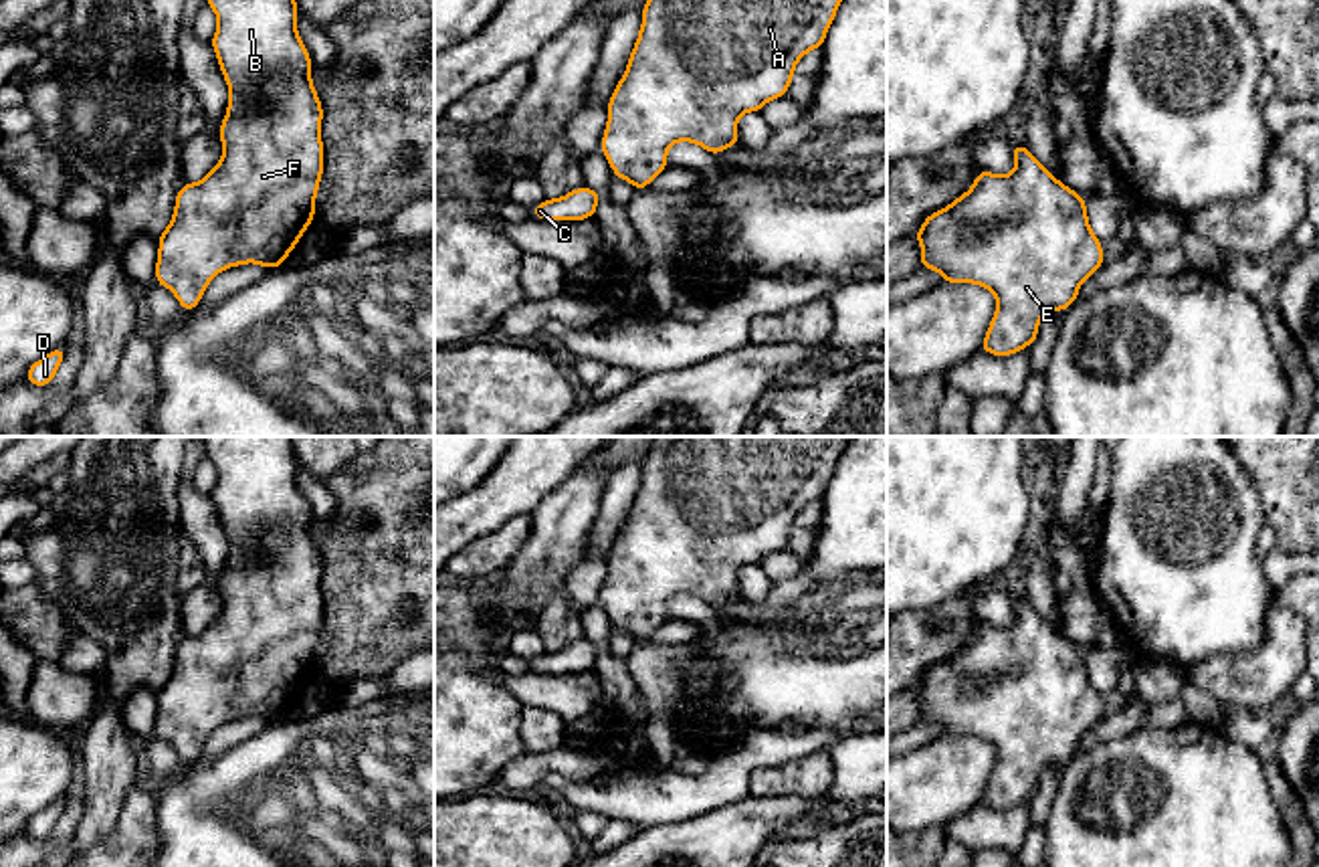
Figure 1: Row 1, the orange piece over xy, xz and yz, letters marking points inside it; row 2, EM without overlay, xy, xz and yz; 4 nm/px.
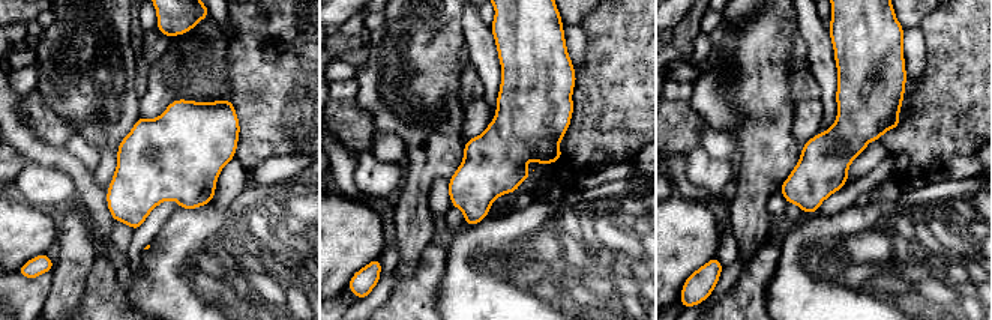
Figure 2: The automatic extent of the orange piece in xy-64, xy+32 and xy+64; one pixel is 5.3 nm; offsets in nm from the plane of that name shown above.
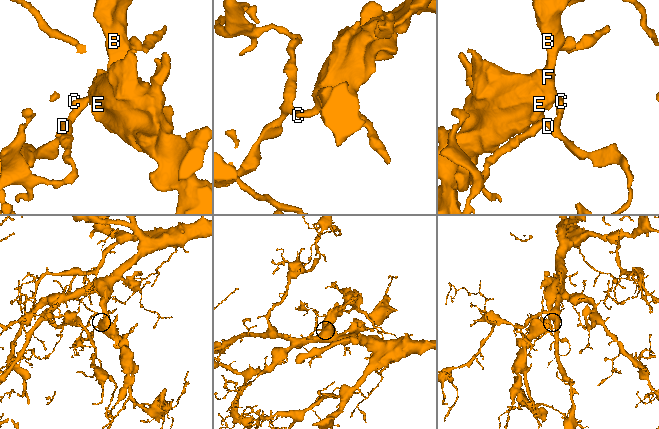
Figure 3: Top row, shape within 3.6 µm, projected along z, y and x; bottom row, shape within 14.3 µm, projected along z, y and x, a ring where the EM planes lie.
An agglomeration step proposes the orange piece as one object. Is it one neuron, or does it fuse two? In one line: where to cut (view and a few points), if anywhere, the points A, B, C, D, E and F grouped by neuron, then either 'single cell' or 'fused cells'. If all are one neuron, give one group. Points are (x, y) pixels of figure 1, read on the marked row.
no cut; A B C D E F; single cell

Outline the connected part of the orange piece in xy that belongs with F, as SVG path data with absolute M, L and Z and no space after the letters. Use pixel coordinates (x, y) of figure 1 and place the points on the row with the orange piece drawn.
M206 0L218 18L210 40L228 85L228 107L220 123L222 158L200 180L182 184L174 216L158 236L156 285L168 287L184 311L198 307L208 283L224 269L257 263L283 267L303 232L315 218L315 198L323 176L323 105L311 81L313 63L297 32L295 0Z

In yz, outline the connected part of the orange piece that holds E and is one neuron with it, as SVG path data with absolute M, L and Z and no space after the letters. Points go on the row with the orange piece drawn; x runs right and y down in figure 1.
M1012 143L1012 154L1010 176L980 170L968 192L931 212L913 234L921 245L919 269L937 271L943 283L974 283L996 295L996 313L980 348L996 358L1032 346L1042 315L1067 311L1081 283L1105 263L1085 198L1054 178L1024 143Z

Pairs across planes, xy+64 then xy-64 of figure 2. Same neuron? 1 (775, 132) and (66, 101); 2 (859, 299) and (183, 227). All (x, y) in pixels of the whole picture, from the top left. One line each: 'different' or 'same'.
1: same
2: same

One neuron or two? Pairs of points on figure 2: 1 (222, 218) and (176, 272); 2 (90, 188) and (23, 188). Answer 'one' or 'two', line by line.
1: one
2: two

